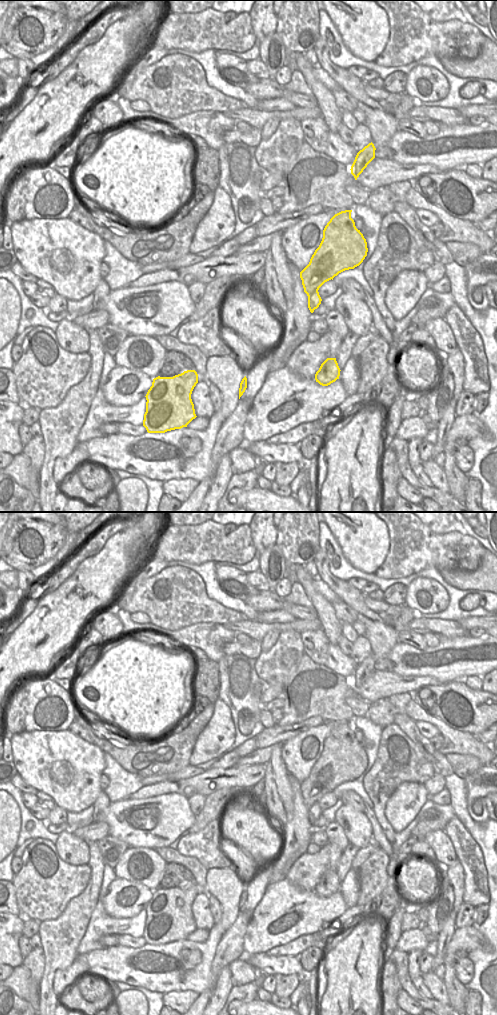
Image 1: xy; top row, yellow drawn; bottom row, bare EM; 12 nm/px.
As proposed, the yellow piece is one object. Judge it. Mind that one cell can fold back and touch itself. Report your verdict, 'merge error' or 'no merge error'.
merge error

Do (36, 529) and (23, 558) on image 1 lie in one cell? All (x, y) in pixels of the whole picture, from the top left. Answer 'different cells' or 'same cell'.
same cell

